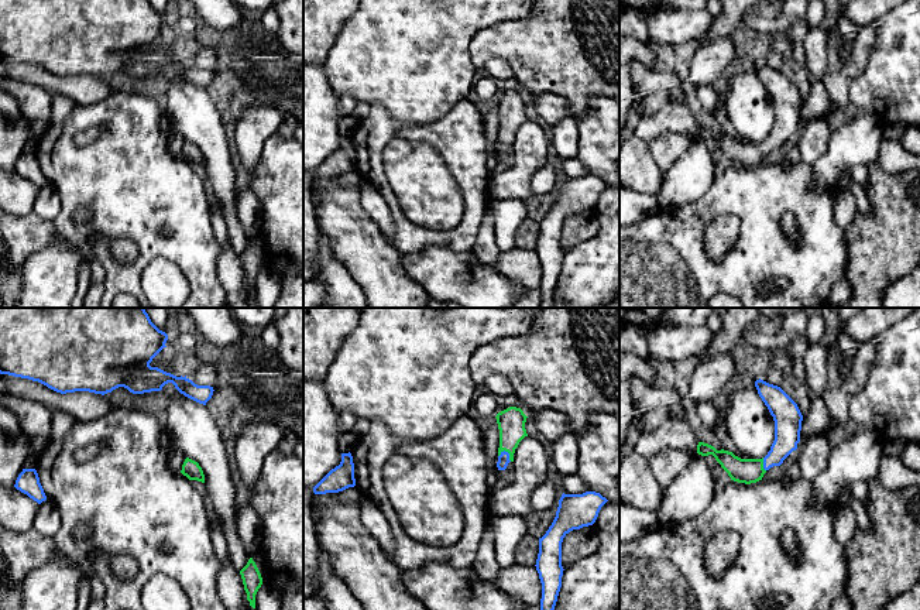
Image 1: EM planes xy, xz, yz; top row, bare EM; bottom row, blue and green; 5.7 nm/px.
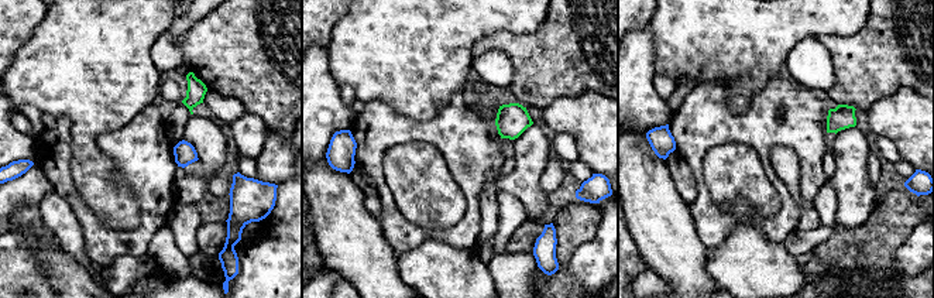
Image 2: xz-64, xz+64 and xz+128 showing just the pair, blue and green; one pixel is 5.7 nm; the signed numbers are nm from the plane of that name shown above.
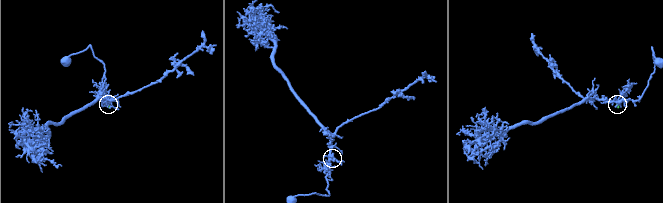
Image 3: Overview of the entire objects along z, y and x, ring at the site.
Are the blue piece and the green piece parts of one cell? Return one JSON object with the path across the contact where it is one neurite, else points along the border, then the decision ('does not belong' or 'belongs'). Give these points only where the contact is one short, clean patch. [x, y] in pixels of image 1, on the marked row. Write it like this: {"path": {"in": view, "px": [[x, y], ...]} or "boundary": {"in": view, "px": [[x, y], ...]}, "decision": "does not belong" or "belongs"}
{"path": {"in": "xz", "px": [[503, 462], [508, 453], [511, 422]]}, "decision": "belongs"}

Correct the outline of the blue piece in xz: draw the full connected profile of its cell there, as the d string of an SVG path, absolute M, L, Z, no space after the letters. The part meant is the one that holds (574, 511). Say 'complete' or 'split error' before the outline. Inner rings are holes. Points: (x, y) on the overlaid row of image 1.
complete; M595 491L562 494L552 525L539 538L539 554L535 566L542 583L540 610L555 610L557 602L564 570L562 566L563 538L573 530L593 525L607 501Z

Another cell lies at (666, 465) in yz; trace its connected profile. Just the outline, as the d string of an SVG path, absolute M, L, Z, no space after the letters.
M663 449L648 459L648 463L660 486L666 490L673 480L686 472L693 455L682 449Z

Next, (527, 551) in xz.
M525 535L516 545L516 563L535 566L539 554L539 539L532 535Z

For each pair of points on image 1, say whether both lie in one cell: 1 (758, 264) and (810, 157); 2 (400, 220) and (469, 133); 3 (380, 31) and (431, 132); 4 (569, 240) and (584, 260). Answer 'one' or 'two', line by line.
1: two
2: one
3: two
4: two

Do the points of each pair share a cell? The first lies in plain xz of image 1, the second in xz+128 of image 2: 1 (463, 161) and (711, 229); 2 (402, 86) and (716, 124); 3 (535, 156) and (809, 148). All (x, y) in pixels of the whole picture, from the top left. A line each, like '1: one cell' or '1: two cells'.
1: one cell
2: two cells
3: two cells

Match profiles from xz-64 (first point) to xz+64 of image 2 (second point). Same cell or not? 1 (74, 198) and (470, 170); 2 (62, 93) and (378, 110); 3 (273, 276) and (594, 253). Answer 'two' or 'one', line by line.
1: one
2: two
3: one

